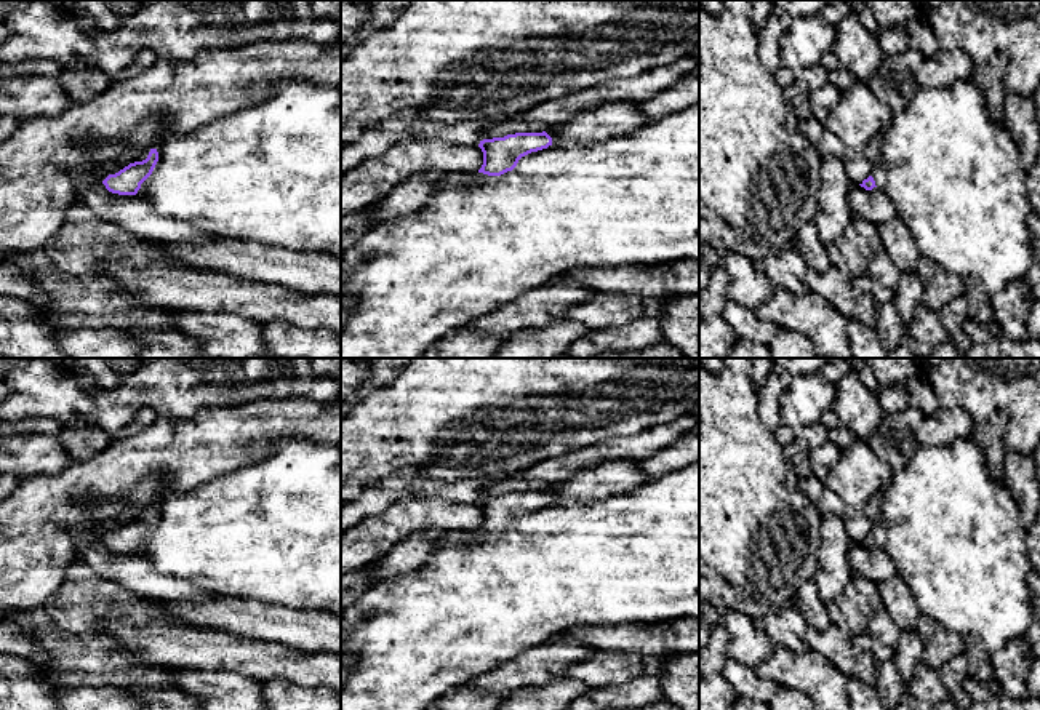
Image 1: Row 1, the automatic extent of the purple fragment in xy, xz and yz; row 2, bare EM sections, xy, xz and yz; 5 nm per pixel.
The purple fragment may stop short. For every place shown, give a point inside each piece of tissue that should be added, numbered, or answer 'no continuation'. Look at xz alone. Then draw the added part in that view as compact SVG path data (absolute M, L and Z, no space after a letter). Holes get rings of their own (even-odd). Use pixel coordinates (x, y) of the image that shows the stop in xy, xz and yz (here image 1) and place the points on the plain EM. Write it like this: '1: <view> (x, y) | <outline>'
1: xz (452, 538) | M448 531L443 539L437 544L437 547L443 545L464 545L472 542L480 542L488 539L491 534L483 531Z

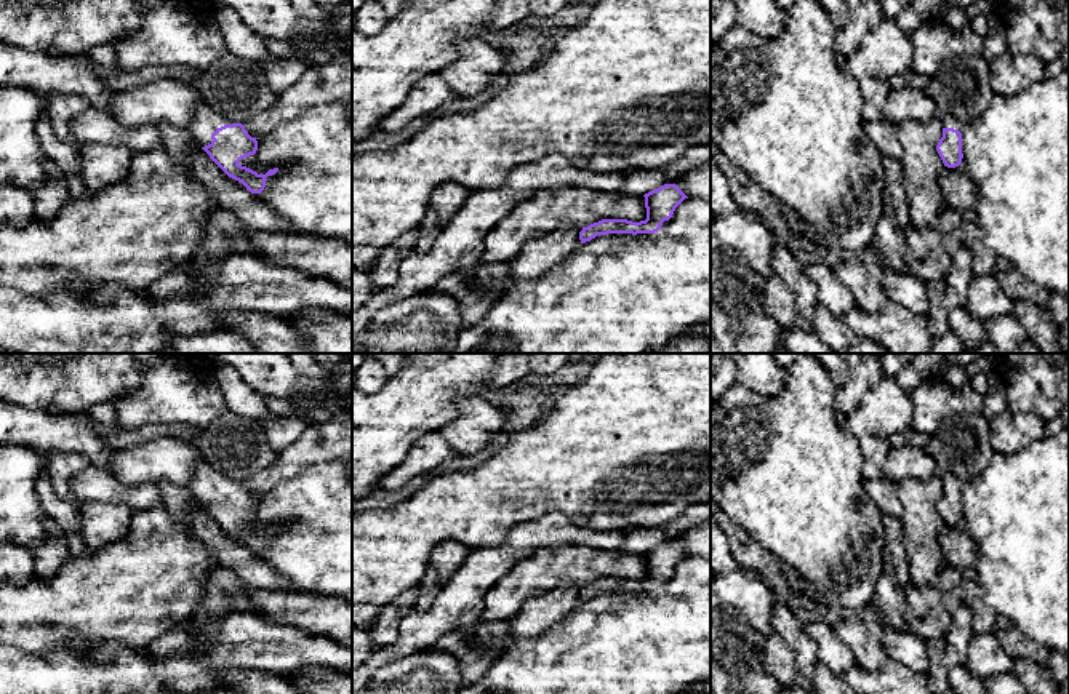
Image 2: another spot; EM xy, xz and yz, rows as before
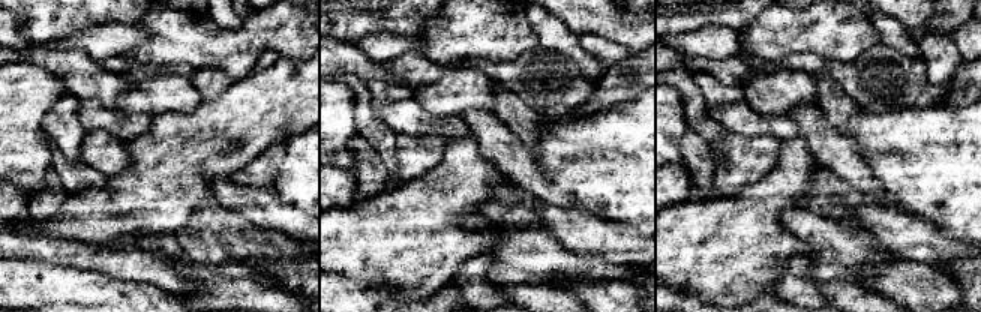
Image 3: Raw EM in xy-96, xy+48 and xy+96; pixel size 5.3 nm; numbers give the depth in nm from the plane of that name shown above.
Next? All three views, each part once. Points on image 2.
1: xy (205, 480) | M198 464L194 480L189 483L189 489L194 493L195 499L205 505L211 502L211 493L224 485L232 483L234 480L214 470L210 464Z

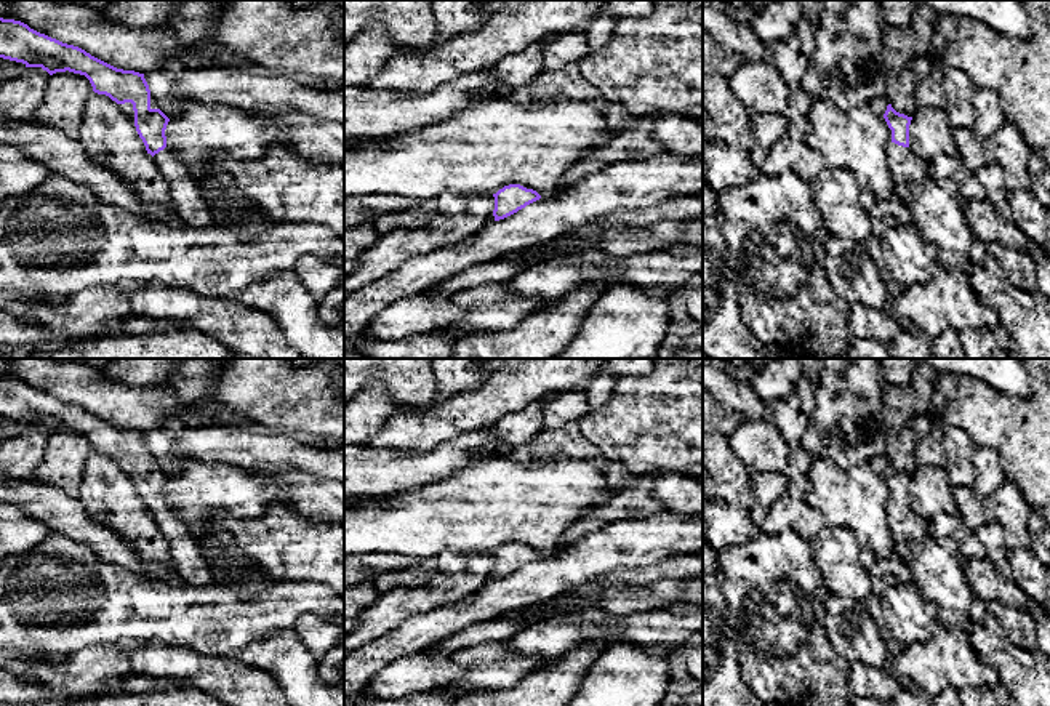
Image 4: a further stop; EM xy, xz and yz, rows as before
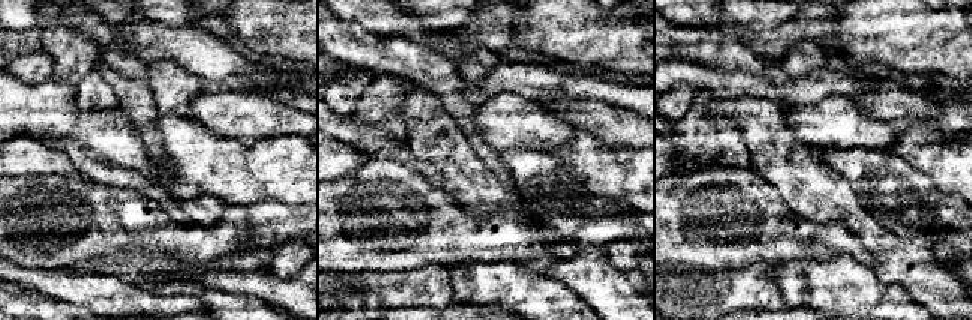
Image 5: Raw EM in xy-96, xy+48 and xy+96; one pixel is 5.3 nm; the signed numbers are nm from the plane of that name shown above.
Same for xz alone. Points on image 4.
no continuation

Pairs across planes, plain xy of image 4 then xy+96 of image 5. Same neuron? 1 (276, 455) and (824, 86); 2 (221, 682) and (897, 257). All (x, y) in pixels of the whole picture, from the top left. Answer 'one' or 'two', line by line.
1: one
2: two

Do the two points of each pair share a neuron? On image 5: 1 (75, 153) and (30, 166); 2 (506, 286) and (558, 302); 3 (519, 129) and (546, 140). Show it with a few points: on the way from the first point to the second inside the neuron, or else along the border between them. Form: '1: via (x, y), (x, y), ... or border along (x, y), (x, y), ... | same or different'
1: border along (45, 143), (60, 149), (89, 181) | different
2: via (519, 292), (545, 301) | same
3: via (525, 129), (536, 129), (540, 134) | same

